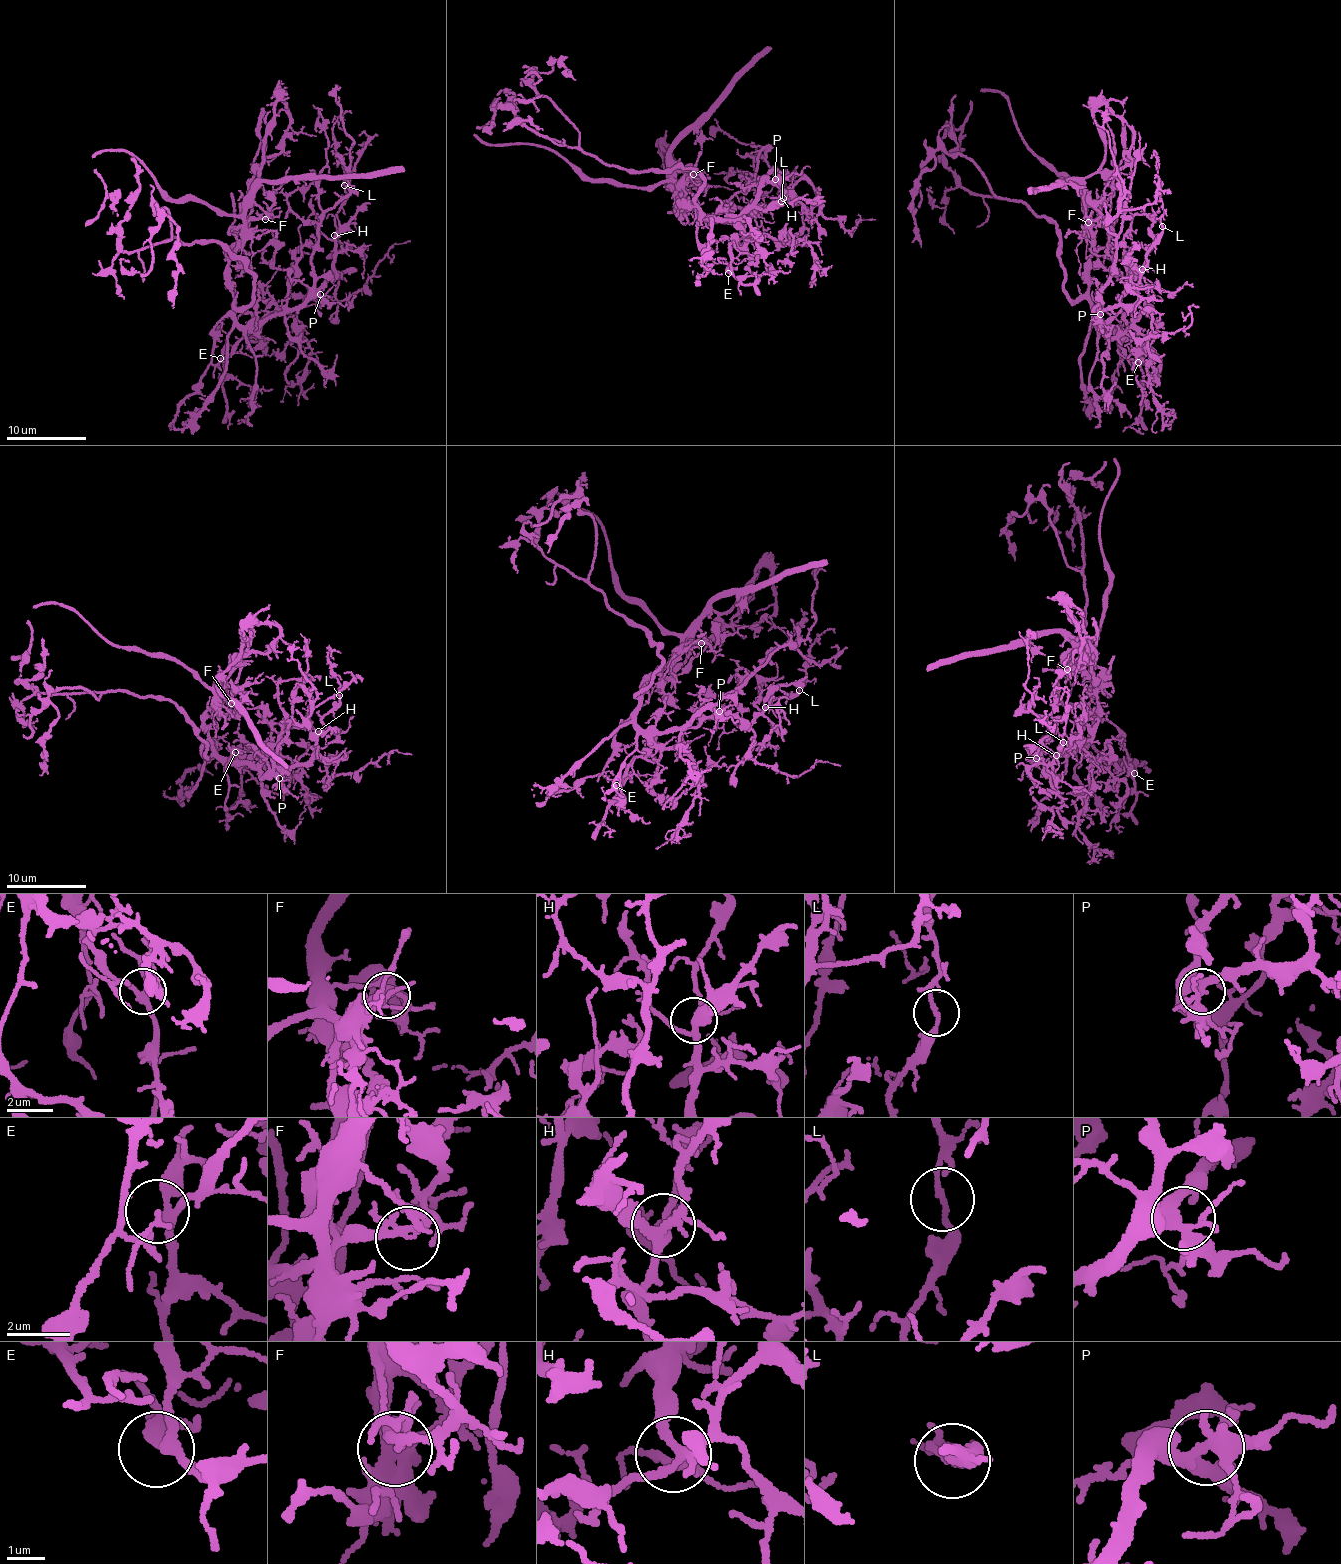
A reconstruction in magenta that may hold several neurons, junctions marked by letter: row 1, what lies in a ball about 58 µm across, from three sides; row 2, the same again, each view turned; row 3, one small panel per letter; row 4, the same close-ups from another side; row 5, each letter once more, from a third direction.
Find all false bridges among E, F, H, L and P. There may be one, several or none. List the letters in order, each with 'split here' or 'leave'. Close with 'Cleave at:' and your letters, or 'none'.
E: leave
F: split here
H: leave
L: leave
P: leave
Cleave at: F

